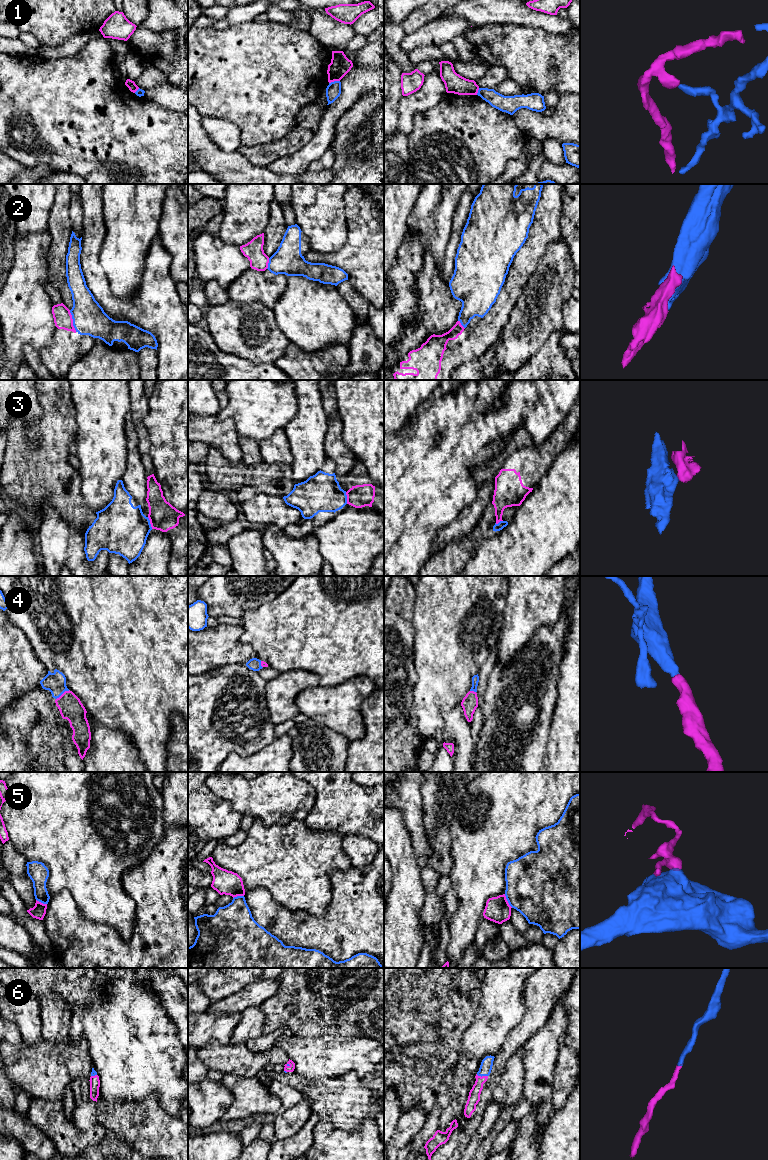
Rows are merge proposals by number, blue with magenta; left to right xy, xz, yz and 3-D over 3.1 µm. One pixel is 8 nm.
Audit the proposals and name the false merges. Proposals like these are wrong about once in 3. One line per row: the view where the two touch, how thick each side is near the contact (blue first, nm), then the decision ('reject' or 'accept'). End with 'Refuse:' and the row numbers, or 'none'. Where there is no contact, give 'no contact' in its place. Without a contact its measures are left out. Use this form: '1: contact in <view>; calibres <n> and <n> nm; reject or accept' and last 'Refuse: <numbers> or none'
1: contact in xz; calibres 120 and 170 nm; reject
2: contact in xy; calibres 260 and 140 nm; reject
3: contact in xy; calibres 420 and 220 nm; reject
4: contact in xy; calibres 160 and 190 nm; accept
5: contact in yz; calibres 480 and 200 nm; reject
6: contact in yz; calibres 100 and 100 nm; accept
Refuse: 1, 2, 3, 5

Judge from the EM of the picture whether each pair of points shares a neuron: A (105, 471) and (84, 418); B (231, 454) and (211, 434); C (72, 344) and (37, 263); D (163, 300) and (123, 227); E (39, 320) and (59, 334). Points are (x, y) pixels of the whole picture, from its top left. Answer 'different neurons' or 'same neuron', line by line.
A: same neuron
B: same neuron
C: different neurons
D: different neurons
E: different neurons

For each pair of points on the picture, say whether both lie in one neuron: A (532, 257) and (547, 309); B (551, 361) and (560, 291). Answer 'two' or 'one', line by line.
A: two
B: two

